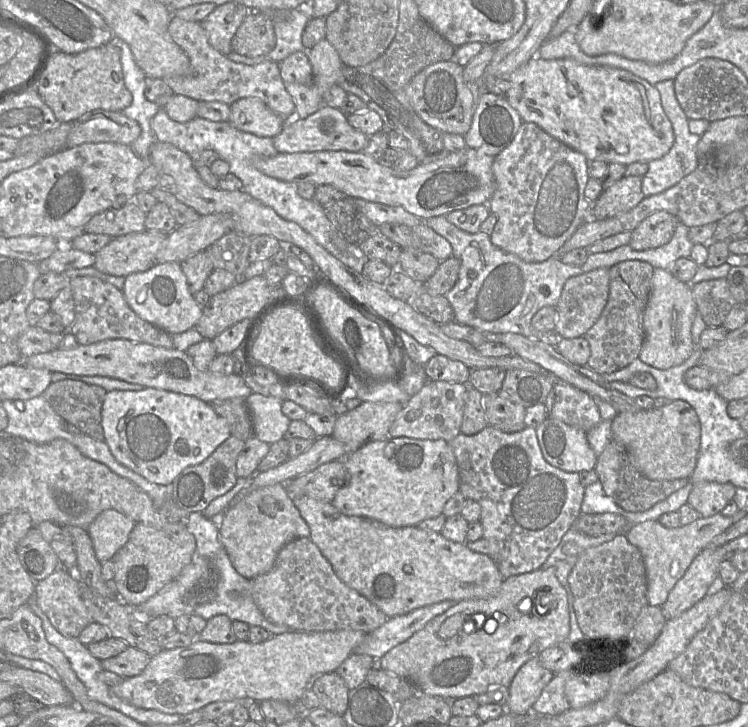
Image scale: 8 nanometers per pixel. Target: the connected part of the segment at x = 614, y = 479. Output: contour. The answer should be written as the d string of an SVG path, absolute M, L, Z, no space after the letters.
M612 439L597 456L594 468L604 492L618 506L628 512L644 512L667 499L672 493L688 484L689 479L651 480L638 472L631 464L625 447Z

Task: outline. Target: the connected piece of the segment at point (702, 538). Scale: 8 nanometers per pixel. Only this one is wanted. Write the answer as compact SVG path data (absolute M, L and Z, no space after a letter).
M718 513L710 517L701 516L688 525L680 525L676 528L664 527L653 520L627 527L623 533L629 542L639 549L645 564L648 604L662 607L669 592L685 574L696 555L732 524L732 516Z

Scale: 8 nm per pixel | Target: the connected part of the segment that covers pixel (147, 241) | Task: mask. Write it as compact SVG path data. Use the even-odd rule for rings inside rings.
M145 230L116 238L95 254L94 268L103 274L126 277L144 272L155 264L155 258L167 235Z

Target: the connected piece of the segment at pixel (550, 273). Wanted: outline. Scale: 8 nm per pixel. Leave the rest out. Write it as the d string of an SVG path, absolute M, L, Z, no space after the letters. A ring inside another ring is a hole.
M445 216L430 217L426 224L452 246L452 256L461 262L458 280L444 296L454 312L454 320L479 331L516 333L557 346L561 336L555 331L538 331L531 325L535 313L545 306L555 307L565 282L584 273L580 266L565 264L557 256L543 262L529 263L492 244L488 234L469 233L450 223ZM546 287L547 294L542 292Z

